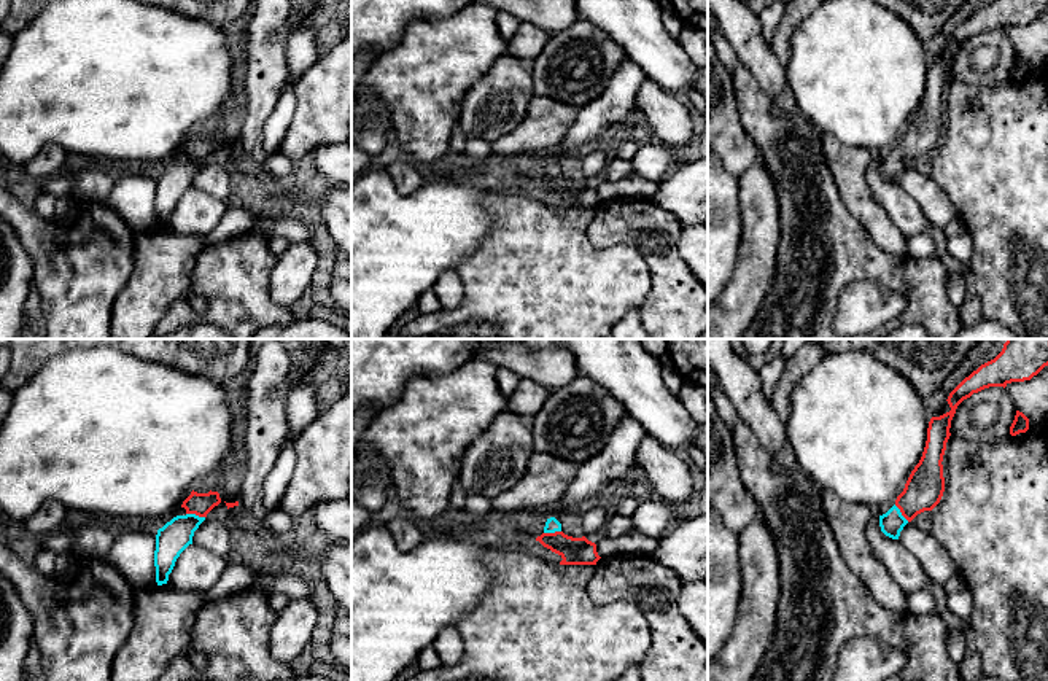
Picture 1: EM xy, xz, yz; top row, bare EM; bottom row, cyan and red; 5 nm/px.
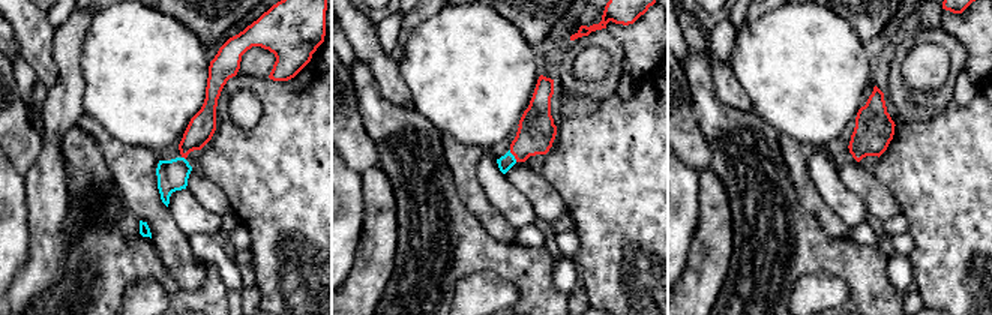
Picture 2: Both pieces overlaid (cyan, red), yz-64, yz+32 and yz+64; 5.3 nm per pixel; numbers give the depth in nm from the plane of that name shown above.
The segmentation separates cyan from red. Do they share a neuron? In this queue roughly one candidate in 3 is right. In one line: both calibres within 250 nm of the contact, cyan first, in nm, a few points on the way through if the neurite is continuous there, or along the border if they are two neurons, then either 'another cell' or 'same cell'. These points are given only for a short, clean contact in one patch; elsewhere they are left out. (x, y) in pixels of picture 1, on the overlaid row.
calibres 160 and 110 nm; way xy (177, 535), (194, 514), (196, 503); same cell

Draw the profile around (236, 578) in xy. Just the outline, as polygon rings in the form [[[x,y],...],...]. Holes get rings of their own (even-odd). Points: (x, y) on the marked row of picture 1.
[[[231,565],[224,570],[218,582],[205,592],[205,603],[242,592],[258,578],[259,574],[246,565]]]

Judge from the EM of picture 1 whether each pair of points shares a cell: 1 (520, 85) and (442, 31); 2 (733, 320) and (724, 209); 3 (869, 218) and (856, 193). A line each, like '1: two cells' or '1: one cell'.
1: two cells
2: two cells
3: one cell

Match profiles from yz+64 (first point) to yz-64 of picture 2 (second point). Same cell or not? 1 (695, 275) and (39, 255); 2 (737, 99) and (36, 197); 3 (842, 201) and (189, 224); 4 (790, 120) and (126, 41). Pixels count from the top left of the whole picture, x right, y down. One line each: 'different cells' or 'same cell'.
1: same cell
2: different cells
3: same cell
4: same cell

